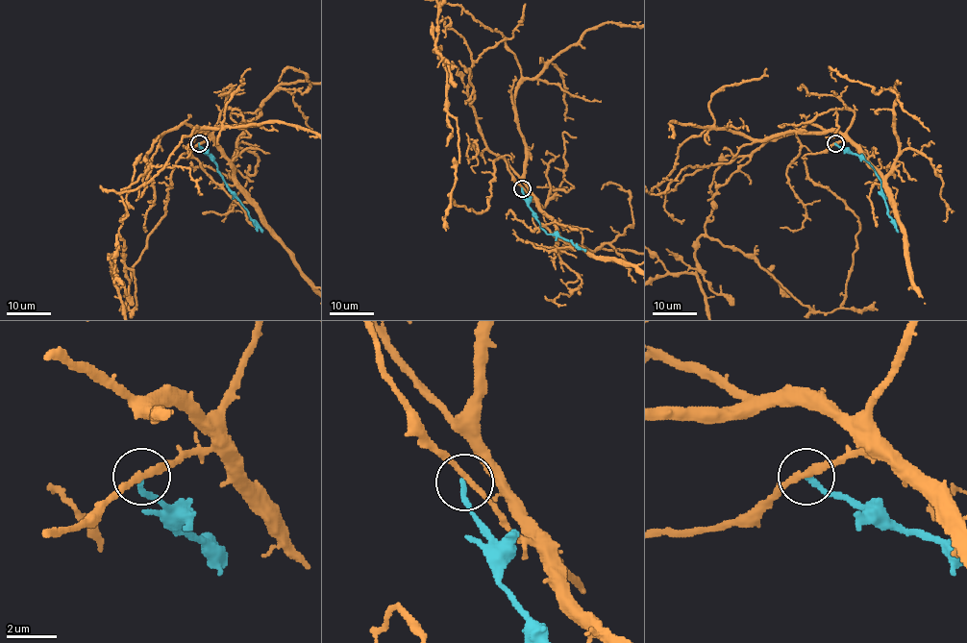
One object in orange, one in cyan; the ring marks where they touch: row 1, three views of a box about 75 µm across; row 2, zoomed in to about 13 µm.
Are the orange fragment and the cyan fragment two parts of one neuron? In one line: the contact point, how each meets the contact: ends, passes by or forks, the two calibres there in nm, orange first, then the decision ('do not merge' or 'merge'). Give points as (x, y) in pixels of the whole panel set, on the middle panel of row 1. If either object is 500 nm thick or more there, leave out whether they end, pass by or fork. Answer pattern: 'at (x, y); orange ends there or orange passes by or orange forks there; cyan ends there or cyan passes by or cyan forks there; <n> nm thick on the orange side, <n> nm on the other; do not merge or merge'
at (522, 188); orange passes by; cyan ends there; 220 nm thick on the orange side, 200 nm on the other; do not merge

